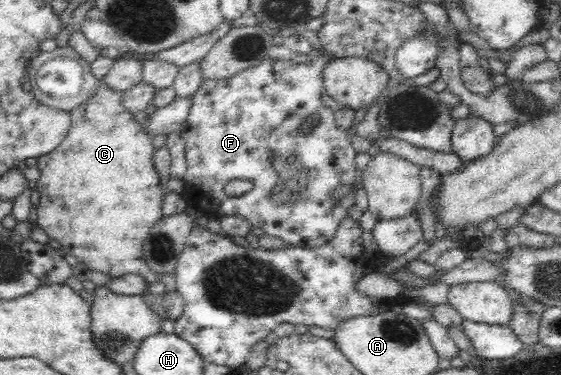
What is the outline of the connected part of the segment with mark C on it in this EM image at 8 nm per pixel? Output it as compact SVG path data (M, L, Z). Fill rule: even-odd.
M100 81L97 92L86 103L70 111L71 129L67 137L51 153L36 157L40 177L36 190L41 194L37 206L37 223L50 239L57 239L64 254L75 255L83 265L110 277L134 273L147 283L155 283L161 275L149 269L143 260L144 240L164 215L161 201L164 191L153 165L155 148L145 127L135 122L135 115L123 108L123 93L115 92Z

